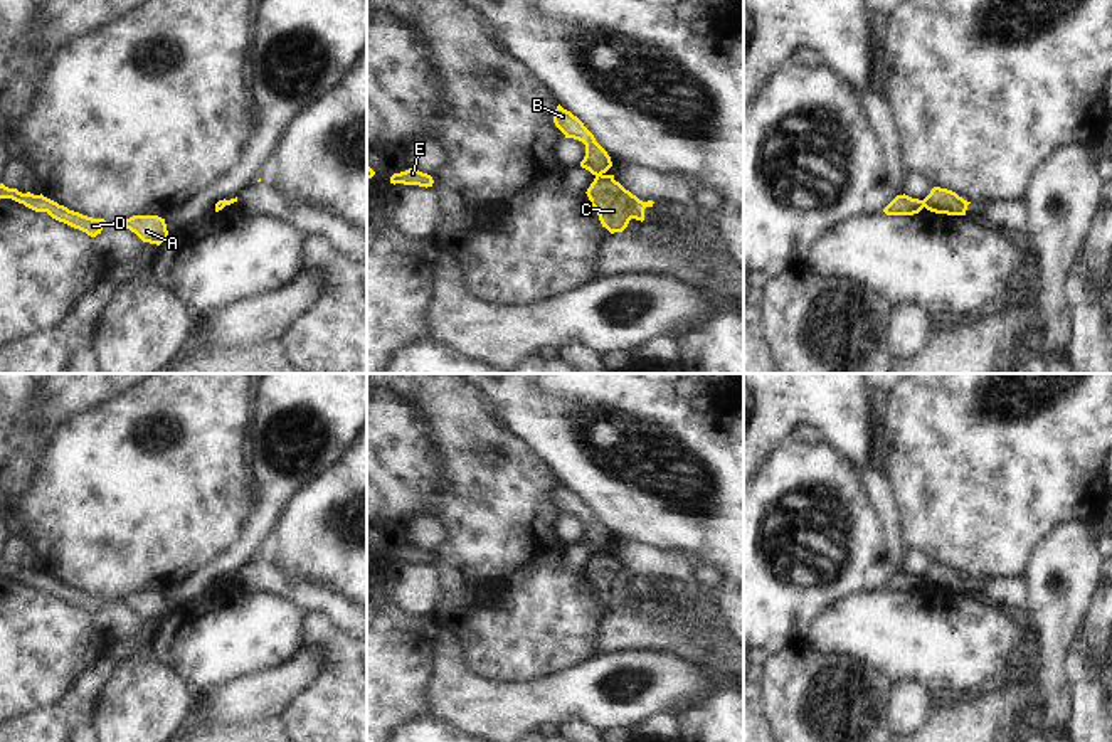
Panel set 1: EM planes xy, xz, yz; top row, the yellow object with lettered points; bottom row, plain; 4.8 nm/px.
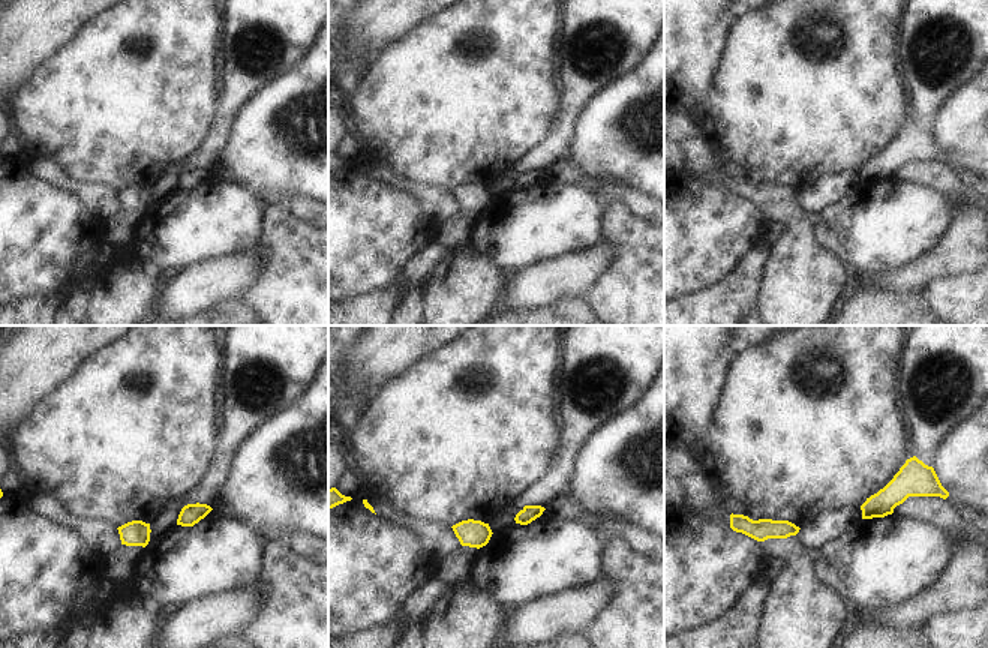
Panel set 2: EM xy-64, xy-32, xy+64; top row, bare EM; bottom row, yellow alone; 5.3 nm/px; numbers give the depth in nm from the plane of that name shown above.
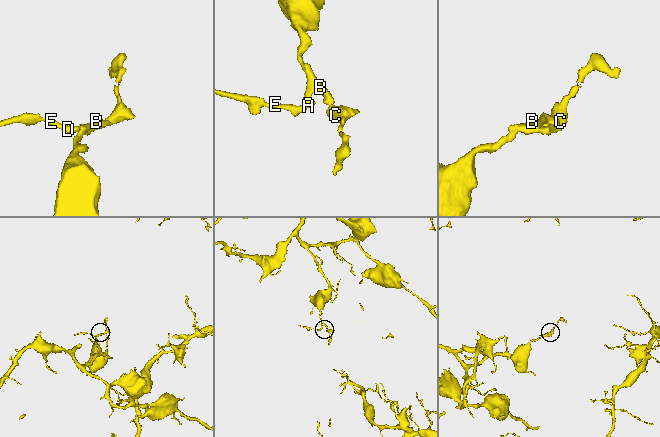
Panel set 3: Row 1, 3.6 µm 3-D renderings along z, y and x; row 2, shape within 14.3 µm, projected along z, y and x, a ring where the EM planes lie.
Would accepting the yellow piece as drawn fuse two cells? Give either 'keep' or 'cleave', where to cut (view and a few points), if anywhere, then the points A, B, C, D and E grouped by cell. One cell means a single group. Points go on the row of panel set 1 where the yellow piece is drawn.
cleave; cut xz (601, 174), (596, 177); groups A B D E / C

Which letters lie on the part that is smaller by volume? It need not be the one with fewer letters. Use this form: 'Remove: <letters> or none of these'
Remove: C

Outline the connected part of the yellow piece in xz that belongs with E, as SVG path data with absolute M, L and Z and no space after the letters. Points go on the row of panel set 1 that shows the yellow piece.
M409 168L400 173L394 173L390 177L390 183L404 183L404 185L419 185L419 187L432 187L434 180L431 175L419 172L417 168Z

